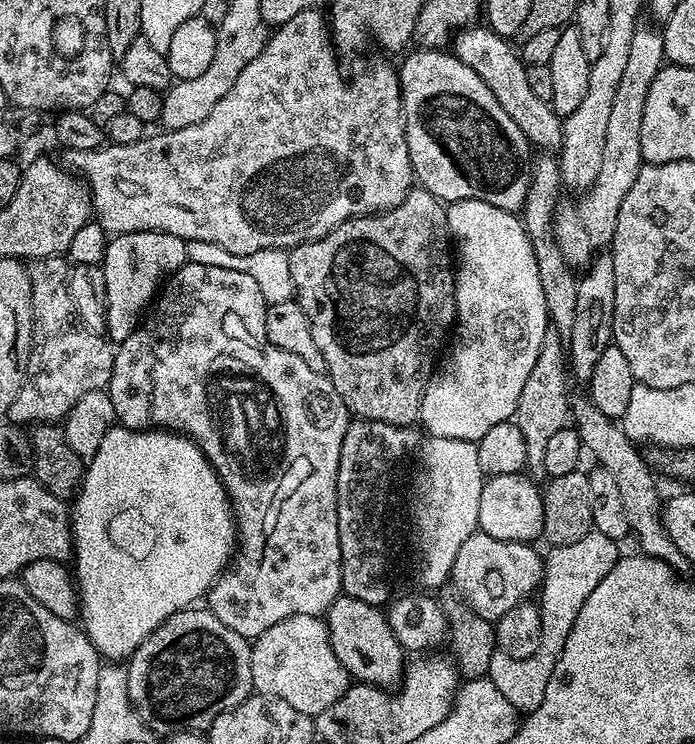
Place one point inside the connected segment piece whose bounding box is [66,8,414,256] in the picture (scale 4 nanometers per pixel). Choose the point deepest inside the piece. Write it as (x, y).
(290, 152)

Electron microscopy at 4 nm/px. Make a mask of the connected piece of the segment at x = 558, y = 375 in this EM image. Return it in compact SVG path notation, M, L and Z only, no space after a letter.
M550 330L542 342L542 350L538 350L538 359L530 369L530 378L526 378L526 386L522 386L522 394L518 394L518 406L514 423L522 430L522 438L526 442L527 467L543 469L543 456L550 437L558 434L570 420L570 363L566 351L565 337L559 332Z

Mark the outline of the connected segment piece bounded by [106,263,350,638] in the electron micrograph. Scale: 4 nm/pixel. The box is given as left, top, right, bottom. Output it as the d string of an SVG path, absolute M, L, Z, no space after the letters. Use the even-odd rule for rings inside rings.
M186 263L172 276L168 277L162 291L154 301L154 307L143 317L141 323L130 334L130 338L119 341L115 349L114 370L106 389L110 402L114 402L114 414L123 427L137 430L167 430L179 432L193 440L202 450L202 454L212 463L222 486L228 492L232 502L232 511L238 529L238 551L229 565L212 583L212 589L206 594L206 607L209 612L230 626L234 634L249 638L260 636L270 626L278 626L291 616L310 614L323 617L328 608L342 595L342 550L338 542L338 510L336 509L336 479L342 438L350 423L350 413L344 405L344 399L334 390L332 381L324 372L315 372L286 350L278 350L270 338L266 338L266 310L268 305L258 290L258 282L250 274L241 274L239 270L222 270L222 266L198 266Z

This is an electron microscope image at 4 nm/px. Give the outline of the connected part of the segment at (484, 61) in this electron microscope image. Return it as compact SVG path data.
M469 26L455 33L455 44L454 55L466 62L466 66L470 66L470 70L474 70L474 74L486 82L486 86L490 86L490 94L494 94L502 110L506 110L506 114L518 122L518 130L526 134L528 143L540 150L559 149L564 133L562 117L553 110L549 101L538 98L530 91L530 81L526 79L528 65L521 60L519 51L511 48L508 45L511 43L505 37L487 26Z

